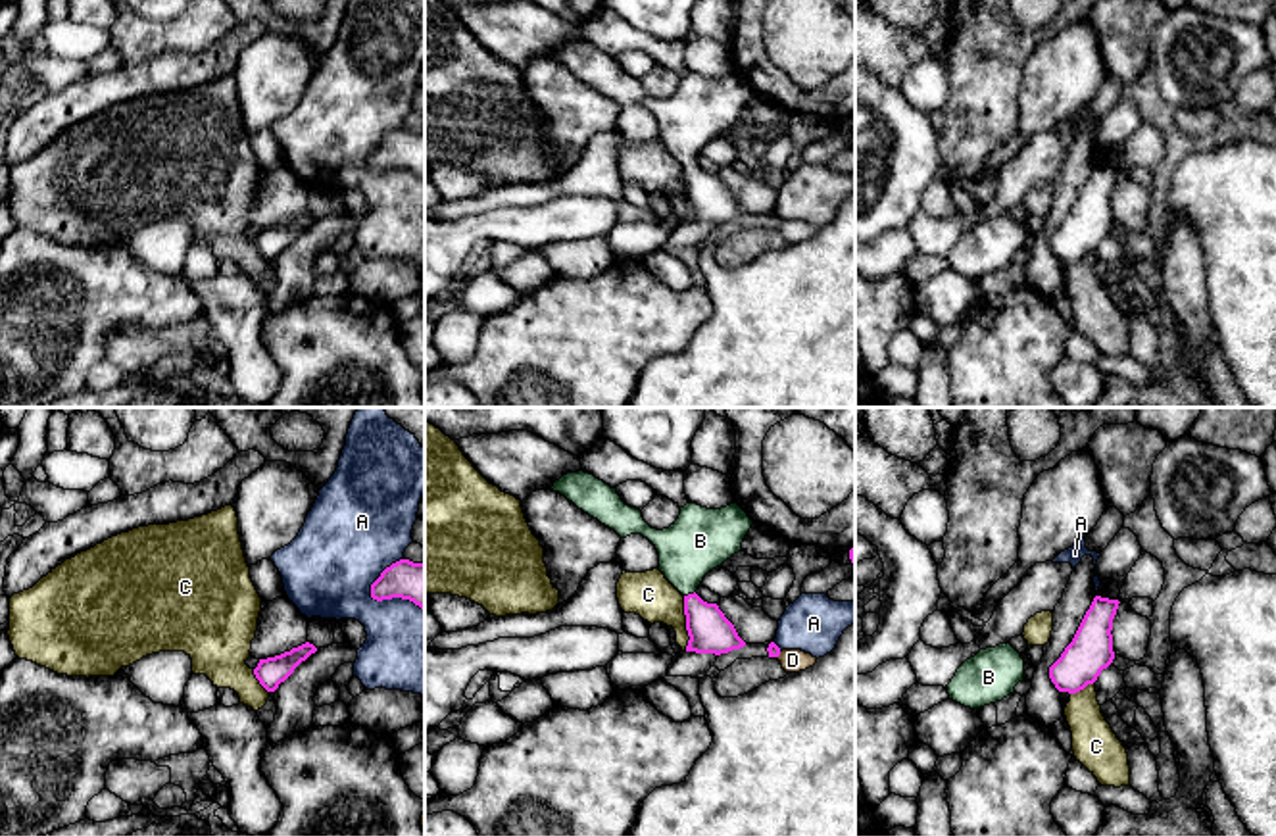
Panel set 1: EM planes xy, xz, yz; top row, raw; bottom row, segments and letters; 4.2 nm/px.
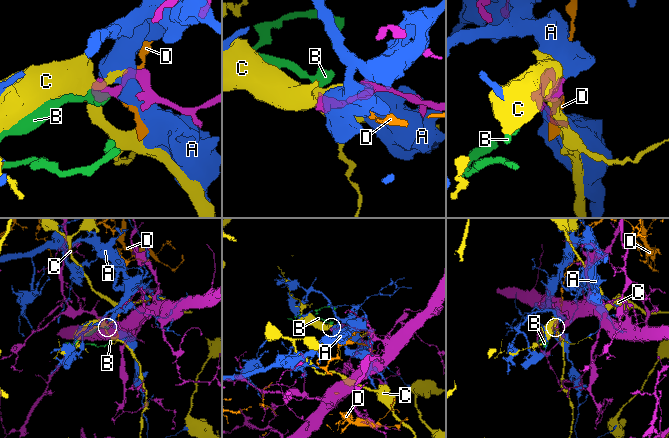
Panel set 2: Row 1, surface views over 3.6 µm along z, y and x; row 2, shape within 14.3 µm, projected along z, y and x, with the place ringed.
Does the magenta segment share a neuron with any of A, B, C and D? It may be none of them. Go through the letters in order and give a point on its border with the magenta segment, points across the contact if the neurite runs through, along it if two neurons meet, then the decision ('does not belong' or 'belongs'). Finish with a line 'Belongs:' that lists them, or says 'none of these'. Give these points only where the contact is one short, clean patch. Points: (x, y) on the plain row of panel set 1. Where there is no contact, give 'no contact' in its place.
A: xy (392, 166) | does not belong
B: xz (688, 164) | across xz (710, 200), (688, 164), (688, 122), (700, 110) | belongs
C: xz (687, 193) | does not belong
D: xz (779, 223) | does not belong
Belongs: B

